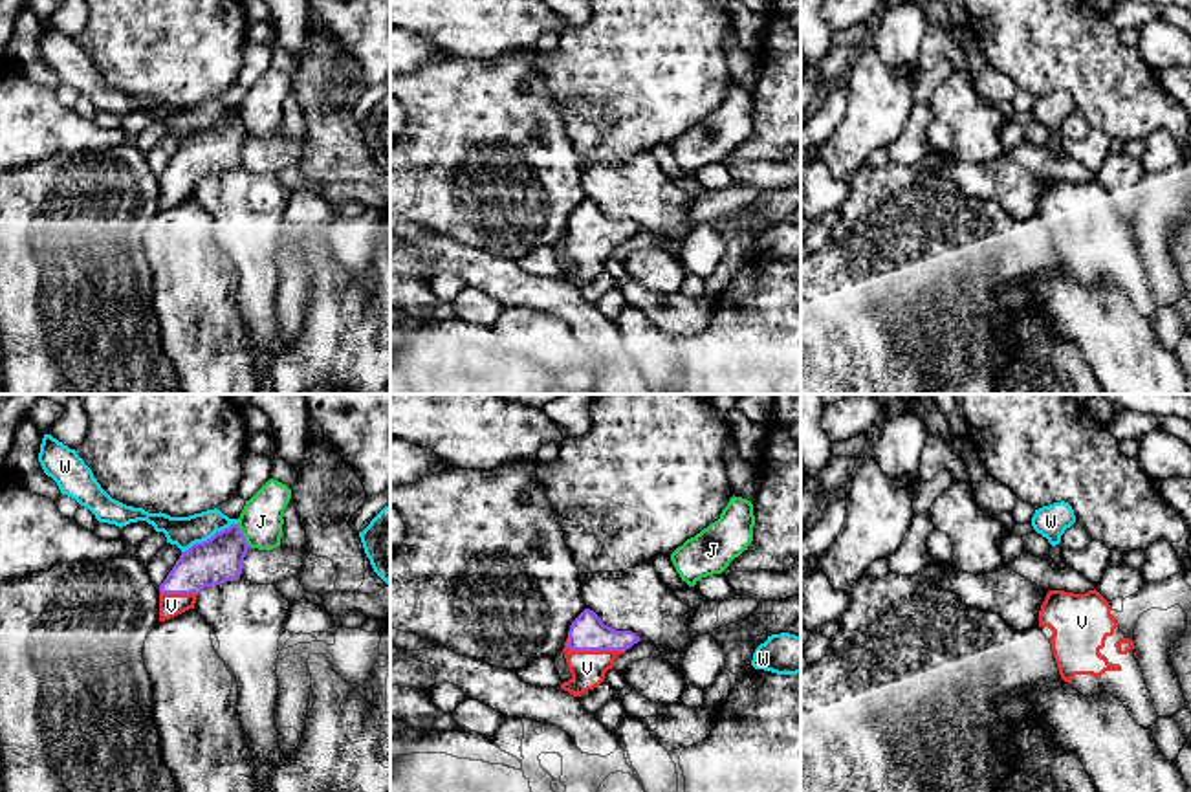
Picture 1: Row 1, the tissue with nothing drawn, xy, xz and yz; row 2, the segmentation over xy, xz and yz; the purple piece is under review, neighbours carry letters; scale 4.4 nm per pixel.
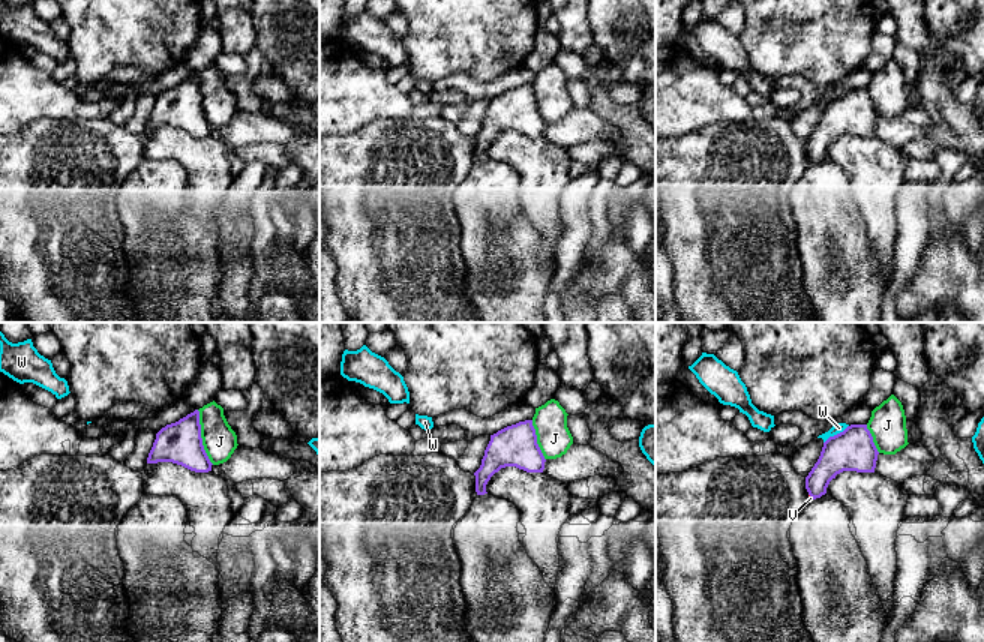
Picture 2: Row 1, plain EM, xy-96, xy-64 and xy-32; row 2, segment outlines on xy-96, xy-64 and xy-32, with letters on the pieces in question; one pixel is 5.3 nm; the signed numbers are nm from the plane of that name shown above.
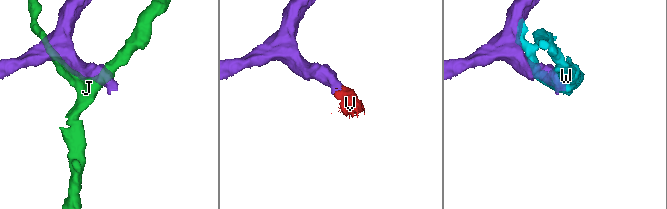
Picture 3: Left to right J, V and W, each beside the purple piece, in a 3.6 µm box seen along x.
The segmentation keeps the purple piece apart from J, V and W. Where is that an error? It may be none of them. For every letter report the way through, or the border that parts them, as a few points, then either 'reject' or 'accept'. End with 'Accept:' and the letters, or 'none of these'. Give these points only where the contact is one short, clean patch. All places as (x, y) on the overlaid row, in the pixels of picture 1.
J: reject
V: runs through xz (587, 633), (594, 649), (587, 668); accept
W: border along xy (235, 523), (182, 552); reject
Accept: V

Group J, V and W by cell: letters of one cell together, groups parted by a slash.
J / V / W

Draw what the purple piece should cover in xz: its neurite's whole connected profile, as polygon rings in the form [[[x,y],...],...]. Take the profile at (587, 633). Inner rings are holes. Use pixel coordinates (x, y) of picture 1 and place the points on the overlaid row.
[[[585,609],[570,625],[564,642],[564,658],[572,678],[561,689],[574,697],[597,688],[614,660],[641,638],[632,631],[616,631],[590,609]]]

